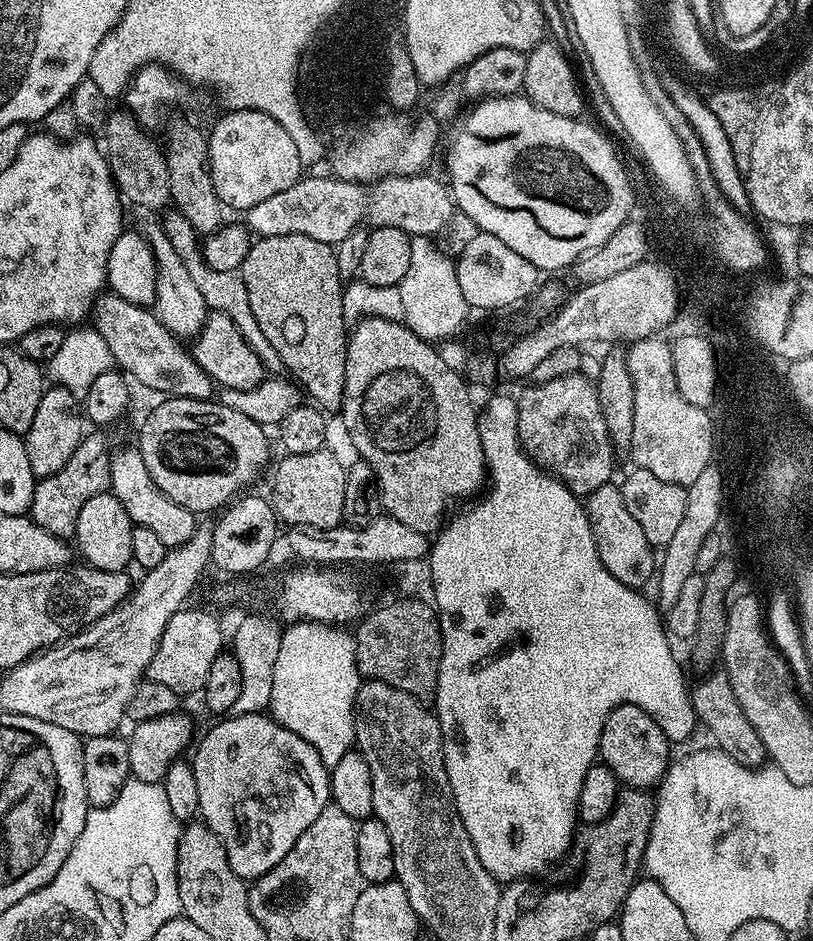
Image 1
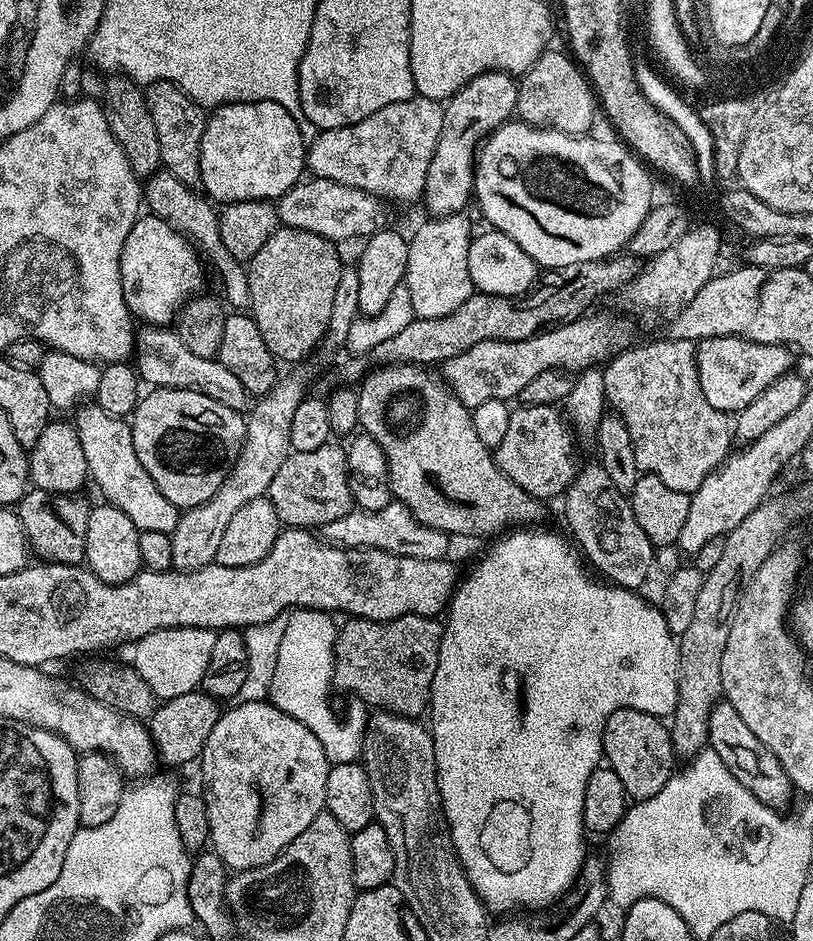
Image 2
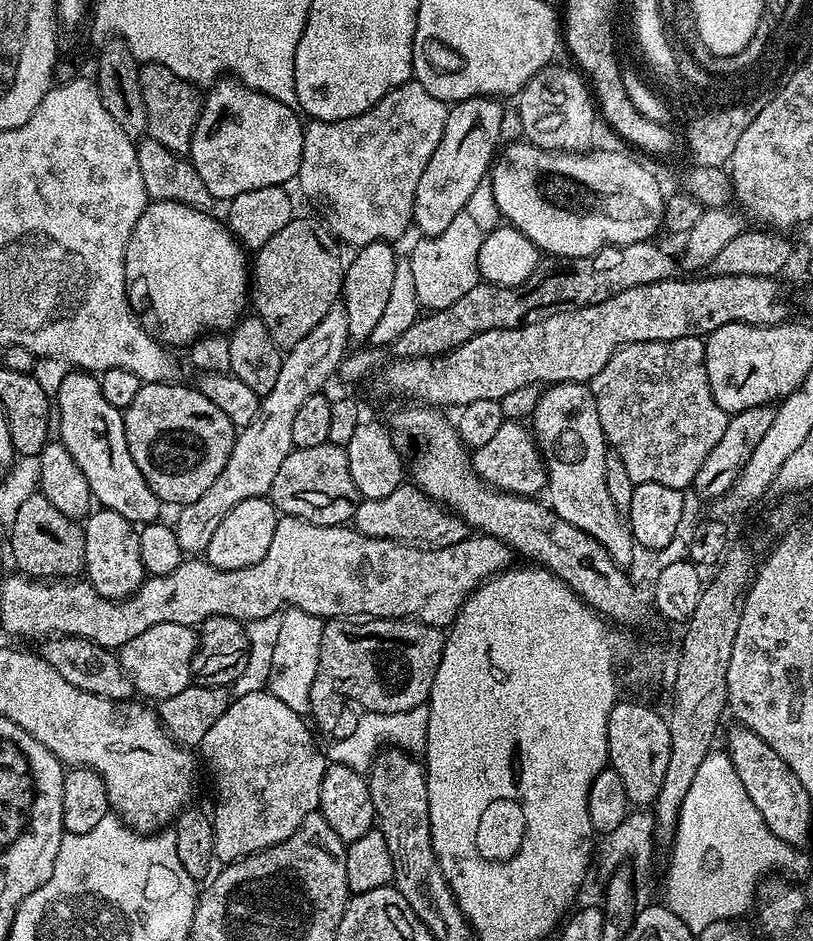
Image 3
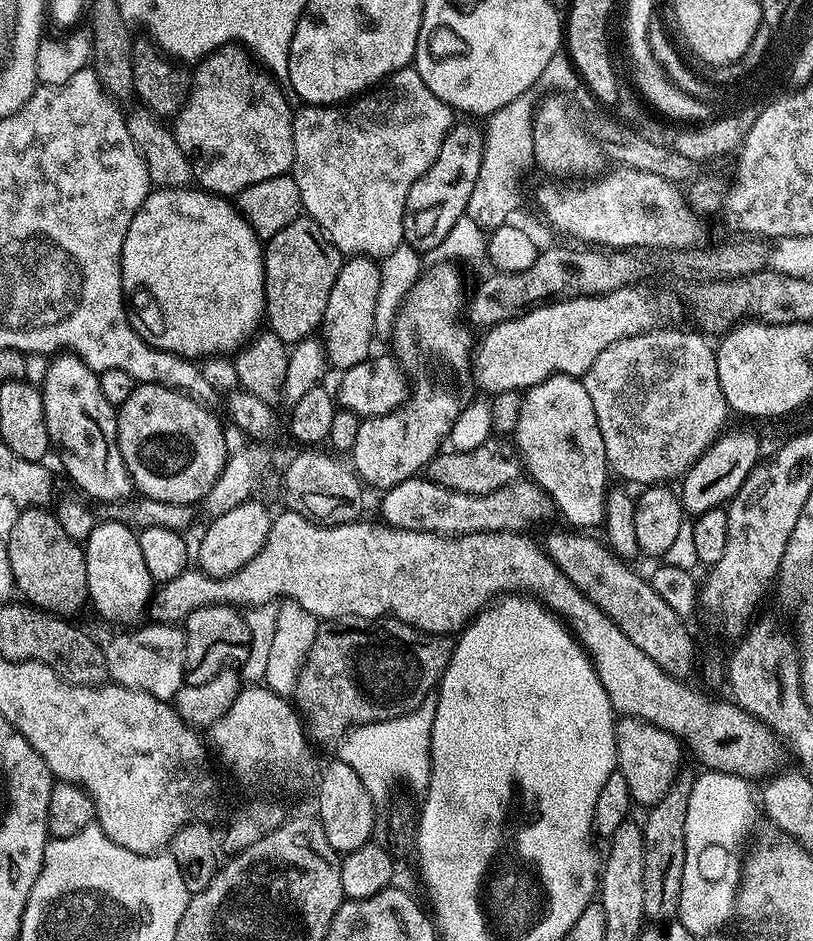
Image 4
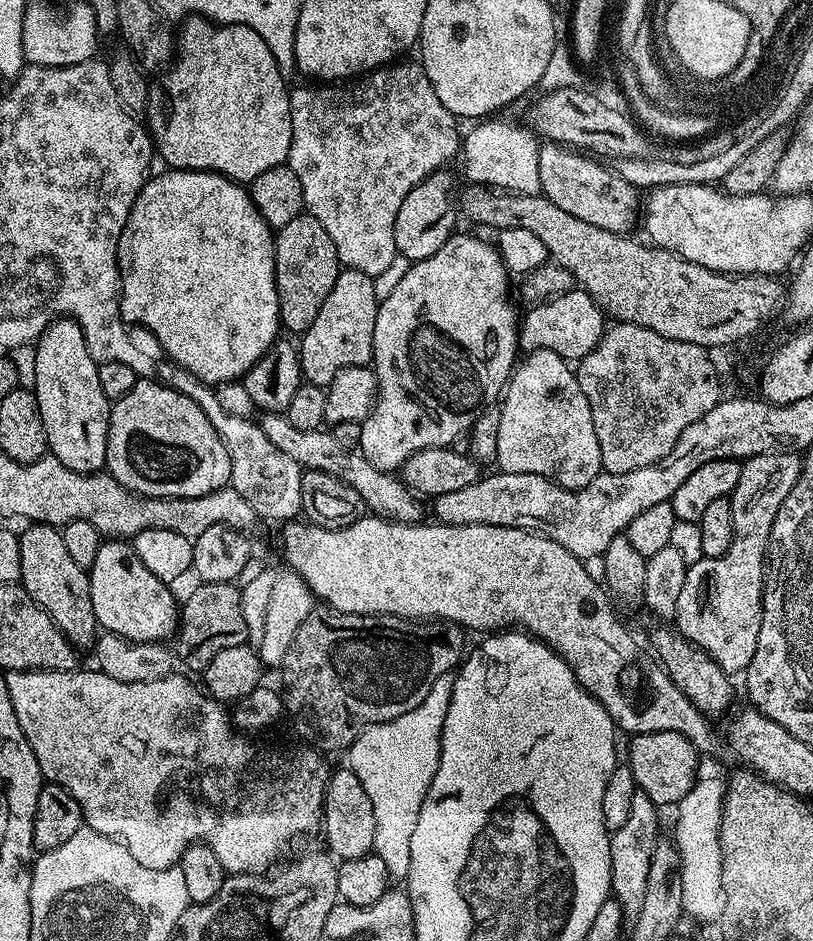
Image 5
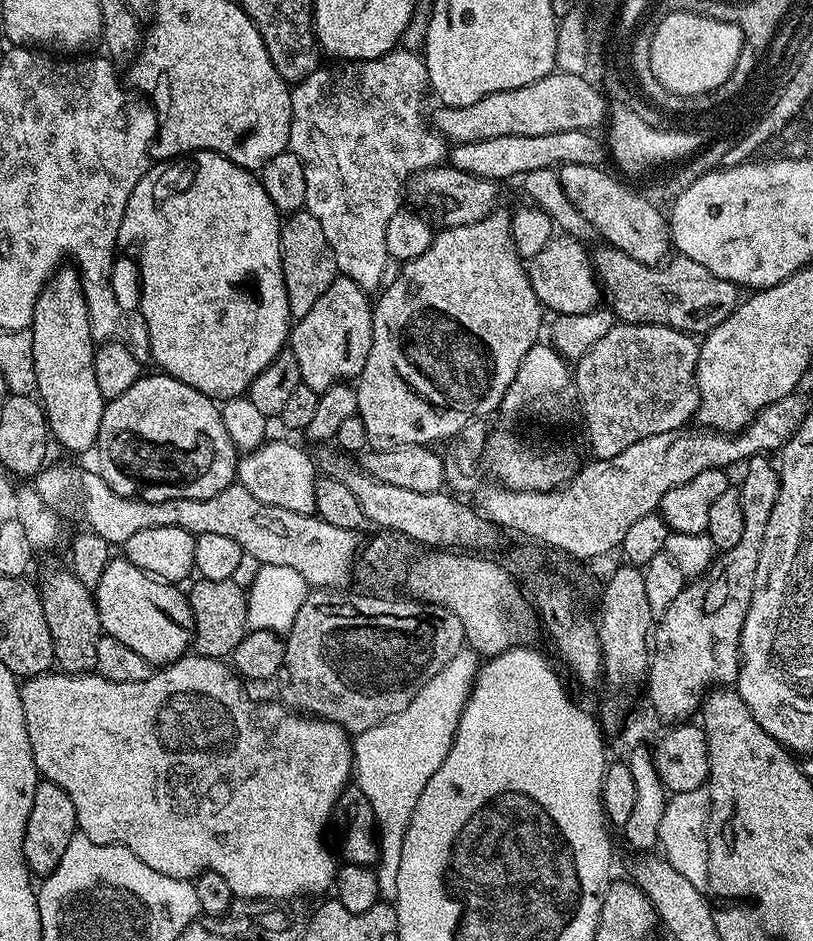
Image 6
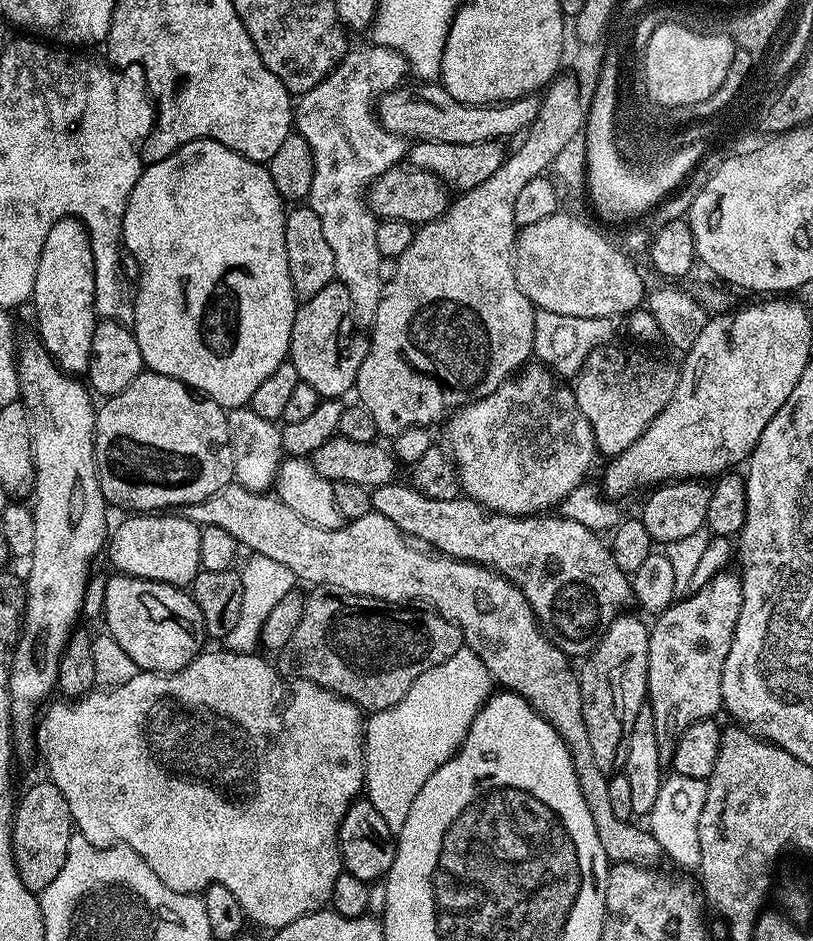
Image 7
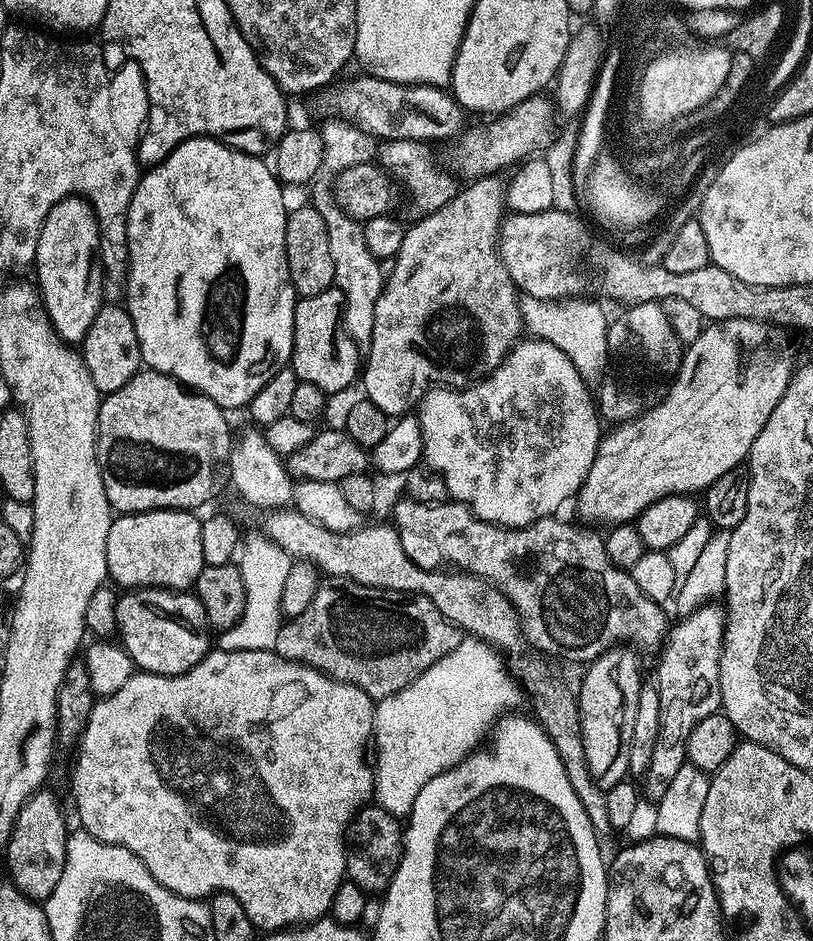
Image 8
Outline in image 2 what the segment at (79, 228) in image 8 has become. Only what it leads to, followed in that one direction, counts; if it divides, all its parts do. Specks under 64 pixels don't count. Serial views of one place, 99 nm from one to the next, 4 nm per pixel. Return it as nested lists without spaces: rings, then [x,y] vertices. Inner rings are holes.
[[[95,406],[84,408],[74,417],[76,433],[82,444],[82,454],[86,456],[88,474],[91,483],[100,487],[100,492],[107,503],[112,504],[141,532],[158,530],[171,534],[180,521],[181,509],[175,508],[158,490],[154,478],[146,474],[138,454],[134,450],[132,426],[127,419],[106,414],[106,410]]]

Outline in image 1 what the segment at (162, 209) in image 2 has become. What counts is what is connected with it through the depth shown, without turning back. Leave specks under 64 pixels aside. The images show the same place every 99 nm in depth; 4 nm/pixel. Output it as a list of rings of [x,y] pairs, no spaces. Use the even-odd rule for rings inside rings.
[[[179,210],[165,211],[162,217],[164,217],[162,227],[166,238],[170,238],[170,246],[174,246],[174,251],[177,252],[178,258],[182,258],[186,270],[190,270],[190,278],[197,284],[202,298],[206,298],[208,309],[226,314],[226,318],[230,318],[230,322],[234,322],[234,326],[238,326],[242,338],[248,343],[250,350],[254,350],[254,354],[258,354],[265,369],[272,374],[279,373],[282,365],[278,358],[278,350],[274,350],[274,346],[270,346],[270,342],[266,342],[266,334],[262,334],[262,329],[258,327],[258,321],[254,319],[254,310],[250,307],[250,294],[246,294],[246,282],[240,277],[239,271],[214,270],[204,261],[204,253],[198,243],[198,233]]]

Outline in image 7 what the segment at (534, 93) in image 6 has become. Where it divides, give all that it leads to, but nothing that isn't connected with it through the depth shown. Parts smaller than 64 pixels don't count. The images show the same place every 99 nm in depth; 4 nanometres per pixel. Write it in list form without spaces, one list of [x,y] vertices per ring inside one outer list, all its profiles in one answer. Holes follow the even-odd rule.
[[[409,83],[384,93],[377,99],[375,109],[380,125],[387,132],[413,141],[481,144],[487,140],[503,141],[504,136],[519,137],[531,128],[540,109],[540,100],[535,95],[519,96],[517,100],[506,100],[498,104],[463,104],[455,100],[439,83],[412,83],[416,84]]]

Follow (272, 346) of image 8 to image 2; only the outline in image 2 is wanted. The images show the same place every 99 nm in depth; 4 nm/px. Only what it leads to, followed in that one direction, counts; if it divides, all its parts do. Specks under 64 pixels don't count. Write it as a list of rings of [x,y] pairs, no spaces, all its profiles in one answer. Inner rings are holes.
[[[141,215],[126,234],[120,251],[120,281],[129,313],[148,326],[171,325],[186,301],[202,289],[205,265],[202,260],[200,265],[199,259],[193,241],[185,233],[158,216]]]

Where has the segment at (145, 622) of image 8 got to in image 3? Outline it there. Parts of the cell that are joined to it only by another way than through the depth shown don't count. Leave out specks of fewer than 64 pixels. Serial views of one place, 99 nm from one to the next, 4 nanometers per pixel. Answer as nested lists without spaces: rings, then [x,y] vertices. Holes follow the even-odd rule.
[[[97,507],[83,521],[86,558],[84,572],[88,583],[98,590],[100,596],[108,600],[127,600],[133,592],[139,590],[146,579],[142,566],[142,553],[138,550],[140,537],[137,525],[130,523],[122,514],[109,508]]]

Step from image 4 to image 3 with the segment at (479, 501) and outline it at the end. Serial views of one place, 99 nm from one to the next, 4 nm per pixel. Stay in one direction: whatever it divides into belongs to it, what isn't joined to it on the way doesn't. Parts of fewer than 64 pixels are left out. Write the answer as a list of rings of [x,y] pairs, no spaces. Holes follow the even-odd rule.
[[[408,482],[401,483],[394,494],[386,494],[386,498],[381,500],[363,499],[356,507],[352,522],[364,536],[399,540],[425,548],[445,548],[462,542],[470,535],[467,522],[449,512],[439,500],[430,499],[426,493]]]

